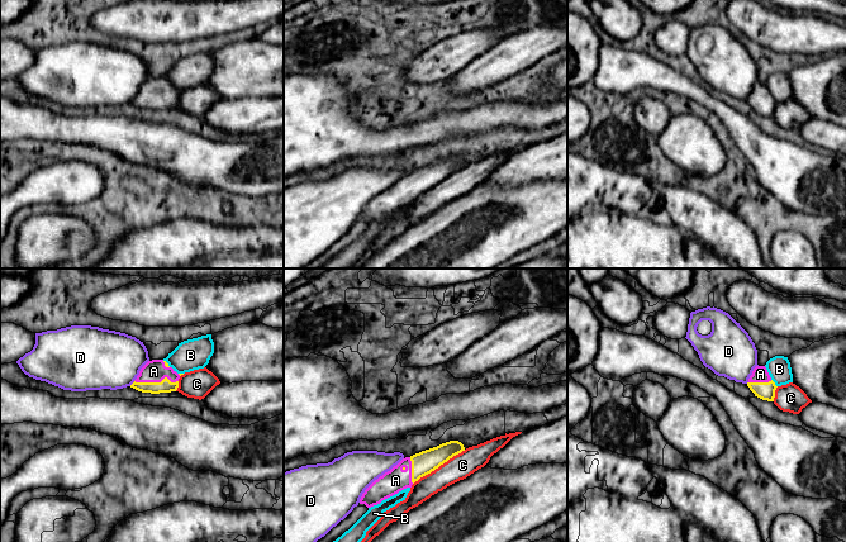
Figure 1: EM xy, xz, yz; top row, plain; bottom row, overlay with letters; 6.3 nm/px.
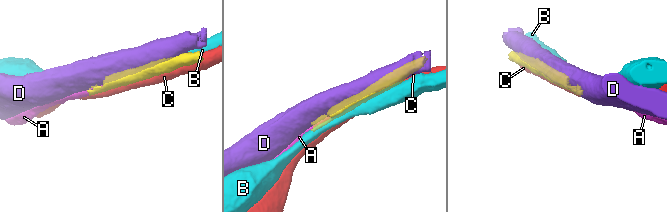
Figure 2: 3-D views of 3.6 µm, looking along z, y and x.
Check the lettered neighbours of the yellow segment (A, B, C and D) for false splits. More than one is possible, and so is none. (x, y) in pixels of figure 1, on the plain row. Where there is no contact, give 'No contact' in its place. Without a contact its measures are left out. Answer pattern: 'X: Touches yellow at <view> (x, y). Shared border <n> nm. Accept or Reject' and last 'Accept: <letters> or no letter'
A: Touches yellow at xy (156, 99). Shared border 280 nm. Accept
B: Touches yellow at yz (774, 99). Shared border 70 nm. Reject
C: Touches yellow at xz (438, 182). Shared border 400 nm. Reject
D: Touches yellow at xy (133, 99). Shared border 50 nm. Reject
Accept: A

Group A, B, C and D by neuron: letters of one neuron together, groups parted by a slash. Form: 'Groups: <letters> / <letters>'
Groups: A / B / C / D

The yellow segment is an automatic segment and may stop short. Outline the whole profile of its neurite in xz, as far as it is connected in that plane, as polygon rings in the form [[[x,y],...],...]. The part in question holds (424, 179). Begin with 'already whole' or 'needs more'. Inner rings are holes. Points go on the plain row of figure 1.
needs more; [[[450,157],[403,175],[365,206],[360,220],[365,220],[367,224],[380,220],[399,208],[412,204],[420,194],[431,190],[462,167],[465,163],[461,158]]]

